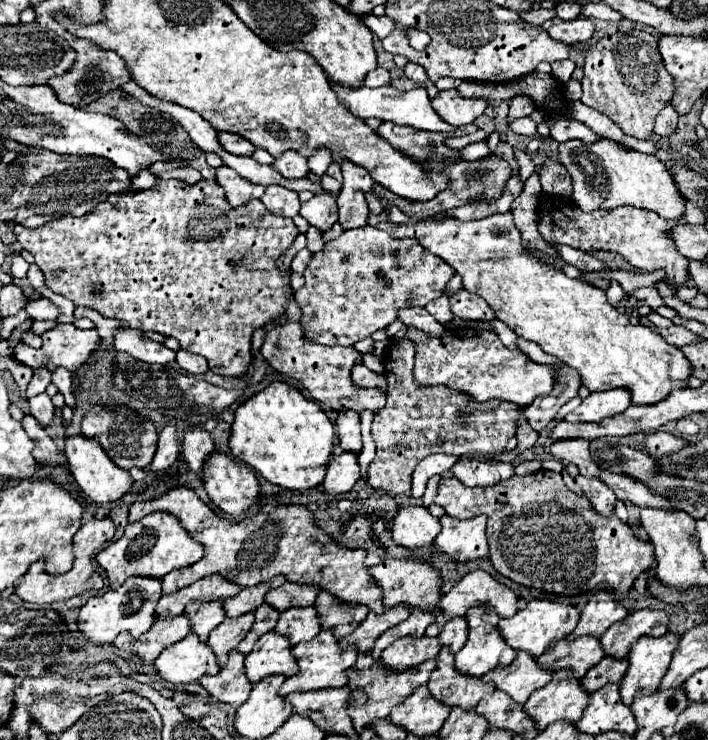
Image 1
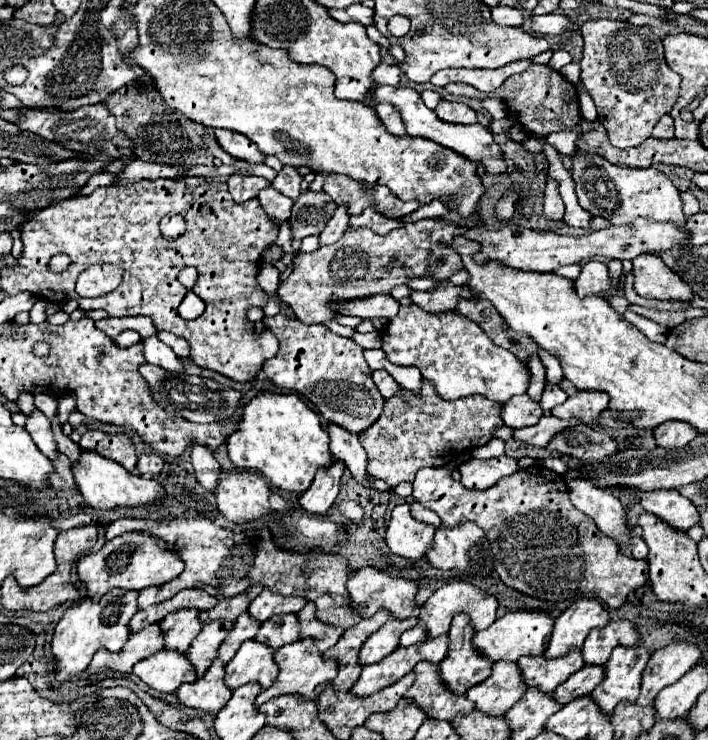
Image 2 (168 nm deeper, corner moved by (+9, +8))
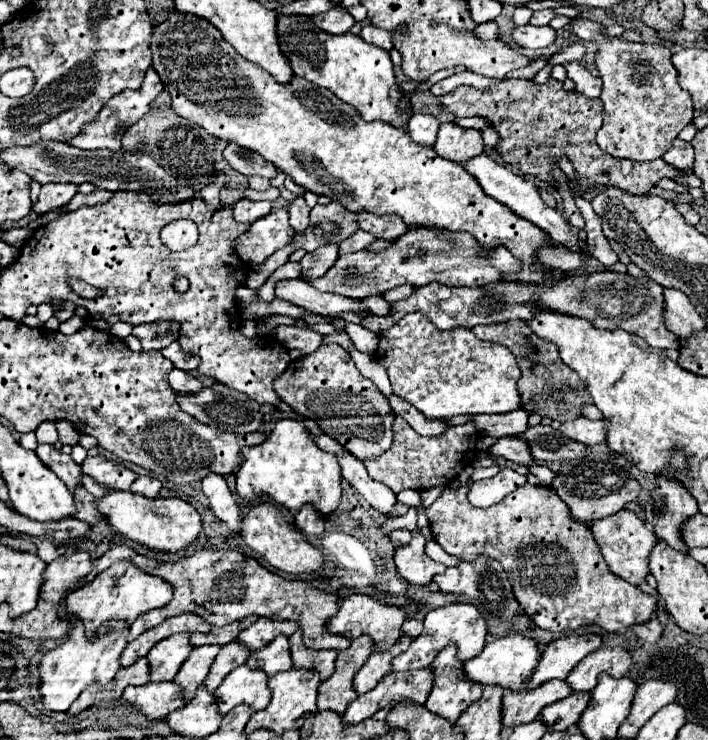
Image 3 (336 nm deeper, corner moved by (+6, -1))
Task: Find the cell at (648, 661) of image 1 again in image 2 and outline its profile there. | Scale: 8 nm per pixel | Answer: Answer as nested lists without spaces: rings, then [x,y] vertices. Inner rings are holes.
[[[614,647],[604,665],[604,681],[590,695],[602,713],[610,715],[618,703],[638,699],[646,659],[650,659],[646,647]]]

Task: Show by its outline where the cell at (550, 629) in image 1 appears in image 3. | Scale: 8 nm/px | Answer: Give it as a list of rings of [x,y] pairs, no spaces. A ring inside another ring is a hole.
[[[509,634],[509,636],[503,636],[503,638],[495,638],[493,642],[489,642],[481,650],[481,654],[477,654],[473,660],[467,660],[465,662],[465,674],[473,682],[499,684],[503,688],[523,690],[529,684],[533,670],[539,664],[539,658],[541,658],[541,650],[539,650],[539,644],[533,638],[521,636],[521,634]]]

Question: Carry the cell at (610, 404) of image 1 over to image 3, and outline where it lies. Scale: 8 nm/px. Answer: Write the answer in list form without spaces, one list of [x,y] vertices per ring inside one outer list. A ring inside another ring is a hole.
[[[579,416],[575,420],[567,420],[561,424],[561,432],[567,436],[567,438],[573,438],[573,440],[579,440],[587,446],[593,446],[593,444],[599,444],[599,442],[605,442],[605,432],[607,432],[607,424],[609,420],[607,418],[601,418],[601,420],[589,420],[585,416]]]

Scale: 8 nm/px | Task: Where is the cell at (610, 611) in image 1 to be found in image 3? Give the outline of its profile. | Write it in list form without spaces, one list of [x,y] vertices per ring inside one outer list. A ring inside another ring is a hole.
[[[571,634],[547,644],[533,676],[529,688],[535,688],[547,680],[565,680],[567,674],[593,650],[603,644],[599,634]]]

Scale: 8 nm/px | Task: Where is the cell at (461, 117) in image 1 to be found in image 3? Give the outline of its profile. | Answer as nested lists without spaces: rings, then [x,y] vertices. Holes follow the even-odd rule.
[[[453,122],[441,124],[439,136],[435,142],[435,152],[443,158],[465,162],[471,156],[477,156],[483,152],[483,138],[479,130],[473,128],[461,128]]]

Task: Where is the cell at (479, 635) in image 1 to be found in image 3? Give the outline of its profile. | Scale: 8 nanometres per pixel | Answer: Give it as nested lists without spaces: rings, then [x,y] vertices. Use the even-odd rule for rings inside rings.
[[[455,644],[445,646],[431,666],[435,672],[435,682],[425,706],[431,712],[457,722],[457,716],[461,716],[461,712],[483,694],[483,684],[473,684],[473,680],[465,676]]]

